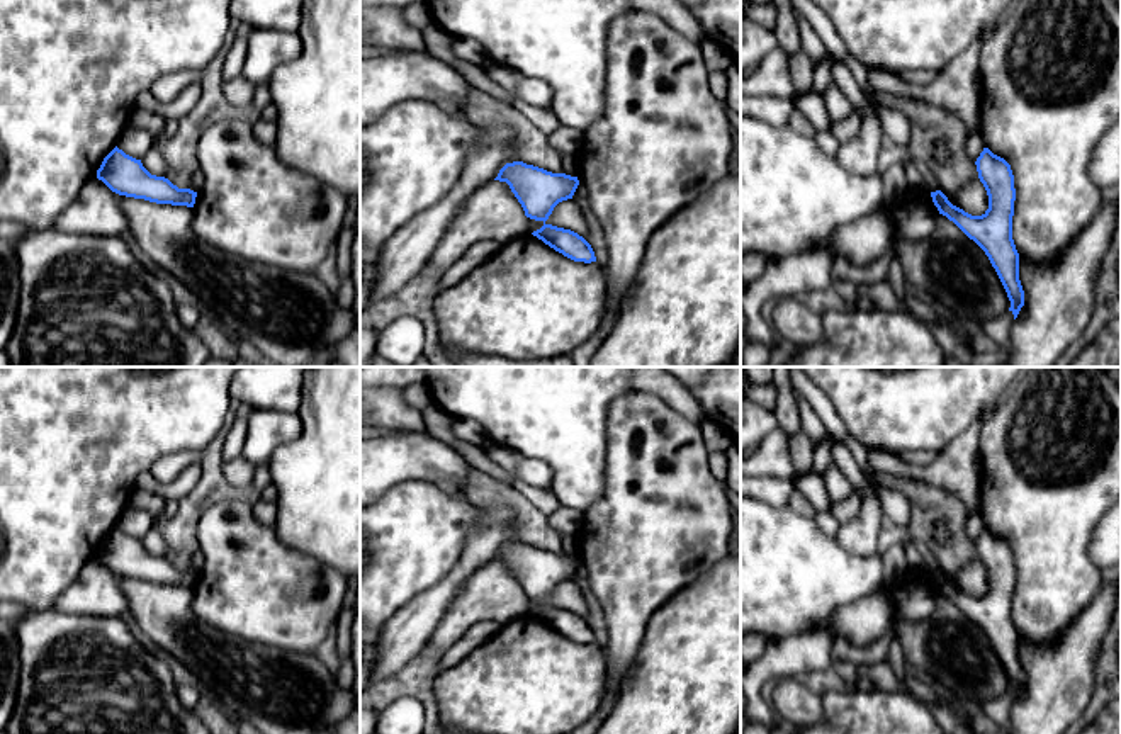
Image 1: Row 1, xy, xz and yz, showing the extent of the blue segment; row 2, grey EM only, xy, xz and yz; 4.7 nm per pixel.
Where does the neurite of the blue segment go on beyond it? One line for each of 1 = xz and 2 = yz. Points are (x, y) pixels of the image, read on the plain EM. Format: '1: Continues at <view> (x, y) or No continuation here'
1: No continuation here
2: No continuation here

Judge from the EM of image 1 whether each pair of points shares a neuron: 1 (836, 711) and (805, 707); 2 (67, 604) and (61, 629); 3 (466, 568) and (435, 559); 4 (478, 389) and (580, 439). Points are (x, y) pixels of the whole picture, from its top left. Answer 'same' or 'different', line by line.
1: different
2: different
3: different
4: same

